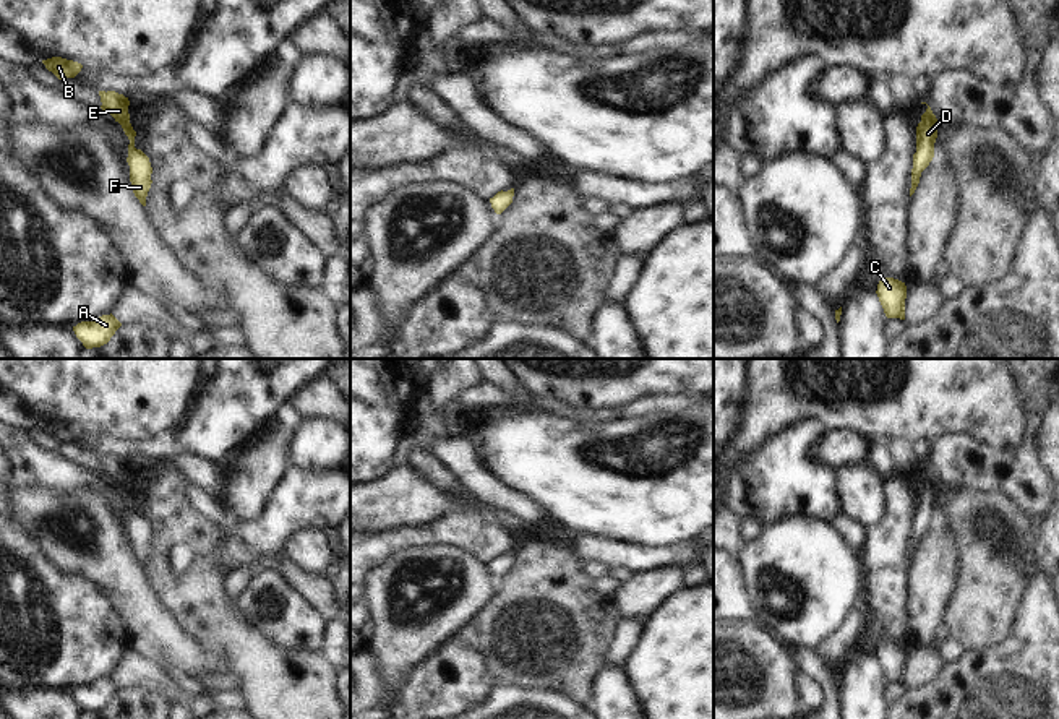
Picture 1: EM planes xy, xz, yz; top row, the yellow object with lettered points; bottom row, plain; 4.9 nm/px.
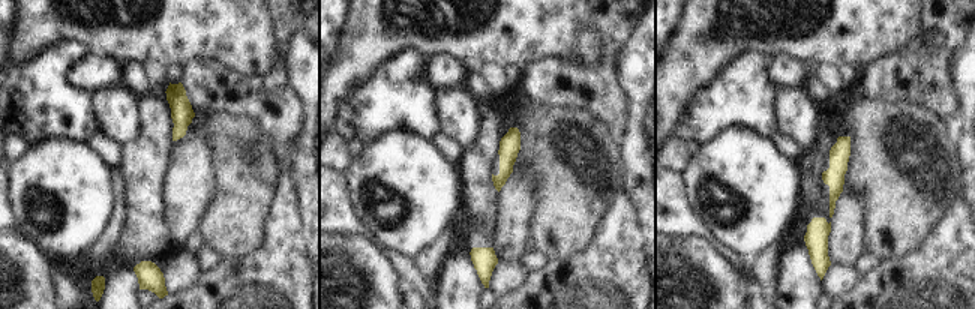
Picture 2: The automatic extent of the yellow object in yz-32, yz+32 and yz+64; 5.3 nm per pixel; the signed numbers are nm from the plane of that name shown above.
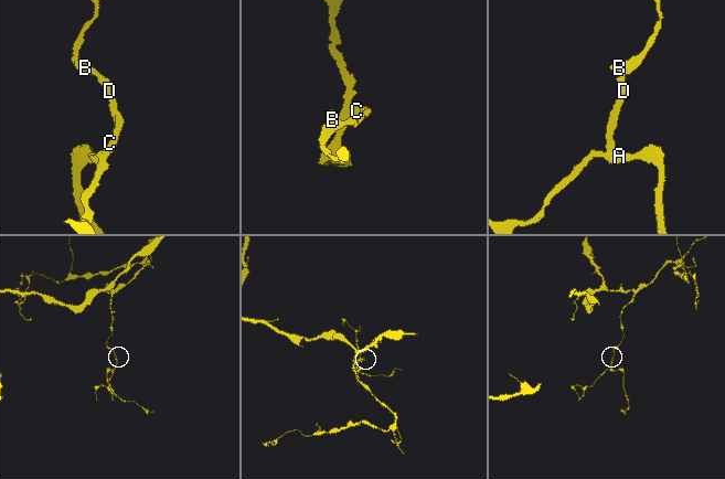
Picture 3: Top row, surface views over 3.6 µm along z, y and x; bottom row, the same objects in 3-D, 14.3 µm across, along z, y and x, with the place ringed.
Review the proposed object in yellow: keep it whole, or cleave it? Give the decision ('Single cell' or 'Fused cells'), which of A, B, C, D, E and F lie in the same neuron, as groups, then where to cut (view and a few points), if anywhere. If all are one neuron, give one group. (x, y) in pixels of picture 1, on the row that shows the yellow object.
Single cell. Groups: A B C D E F. No split

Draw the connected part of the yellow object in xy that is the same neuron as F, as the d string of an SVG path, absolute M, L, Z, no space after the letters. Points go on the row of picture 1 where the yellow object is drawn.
M99 91L99 96L102 102L101 109L110 114L115 118L115 122L122 125L125 135L130 140L128 157L126 157L126 162L130 166L130 182L135 196L139 200L143 206L146 206L146 196L152 183L151 180L152 167L149 157L141 149L135 148L136 131L130 123L130 114L128 114L130 101L128 97L115 91L107 93Z

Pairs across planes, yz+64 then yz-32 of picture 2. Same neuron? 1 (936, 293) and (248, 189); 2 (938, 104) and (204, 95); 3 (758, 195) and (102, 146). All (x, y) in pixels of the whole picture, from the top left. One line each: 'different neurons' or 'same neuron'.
1: different neurons
2: same neuron
3: different neurons

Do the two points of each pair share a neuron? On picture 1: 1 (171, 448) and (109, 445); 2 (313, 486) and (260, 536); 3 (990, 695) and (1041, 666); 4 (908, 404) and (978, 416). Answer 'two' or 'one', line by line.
1: one
2: one
3: one
4: one

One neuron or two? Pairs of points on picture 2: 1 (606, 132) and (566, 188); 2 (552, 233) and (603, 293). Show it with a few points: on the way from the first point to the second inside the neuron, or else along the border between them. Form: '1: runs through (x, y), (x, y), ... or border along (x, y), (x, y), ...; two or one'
1: runs through (579, 120), (563, 120), (548, 135), (548, 161); one
2: border along (597, 231), (581, 252), (564, 260), (548, 261); two

